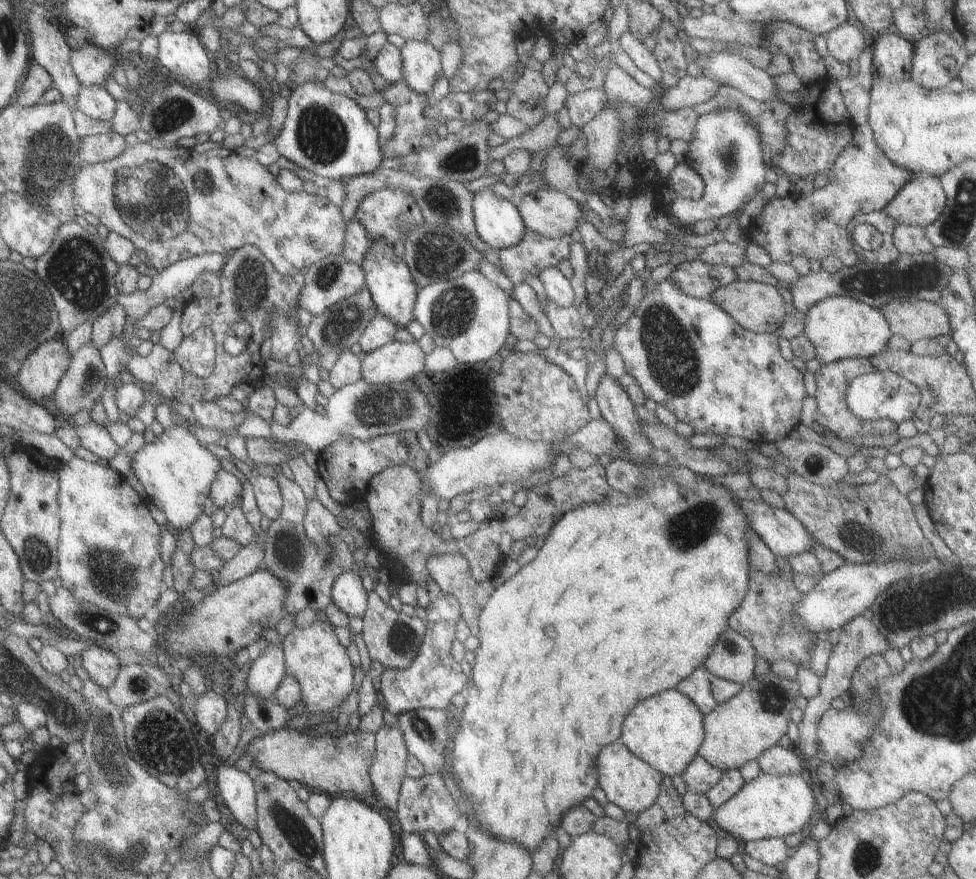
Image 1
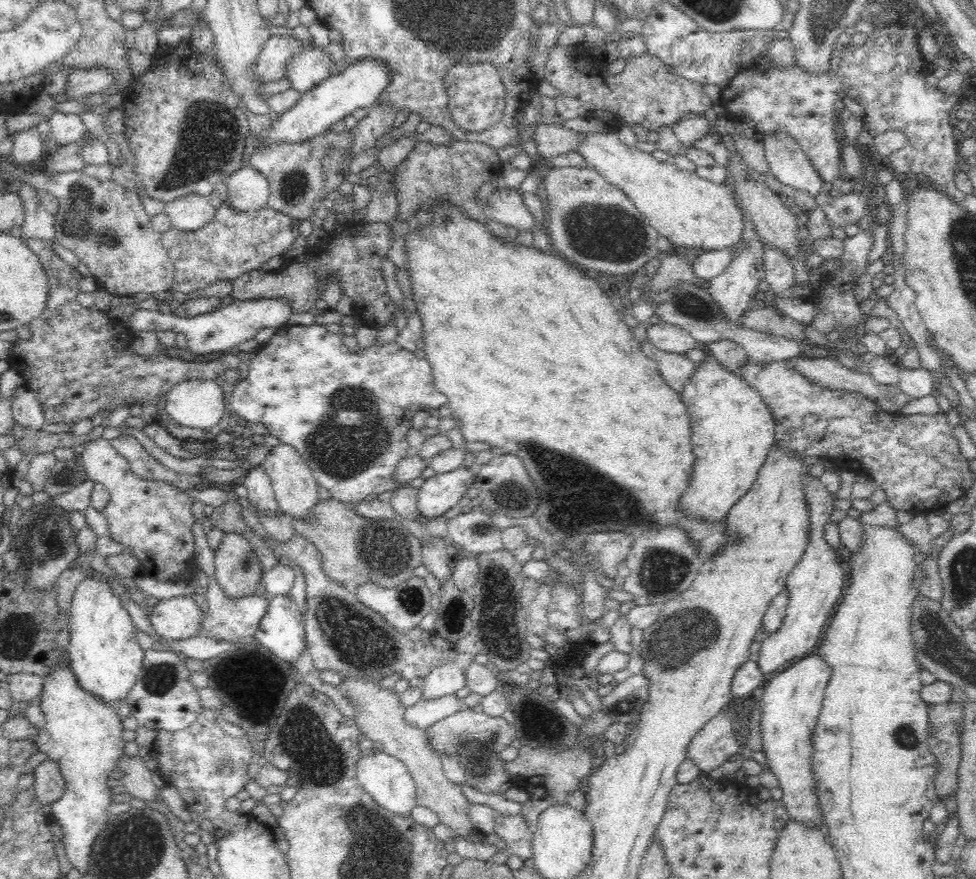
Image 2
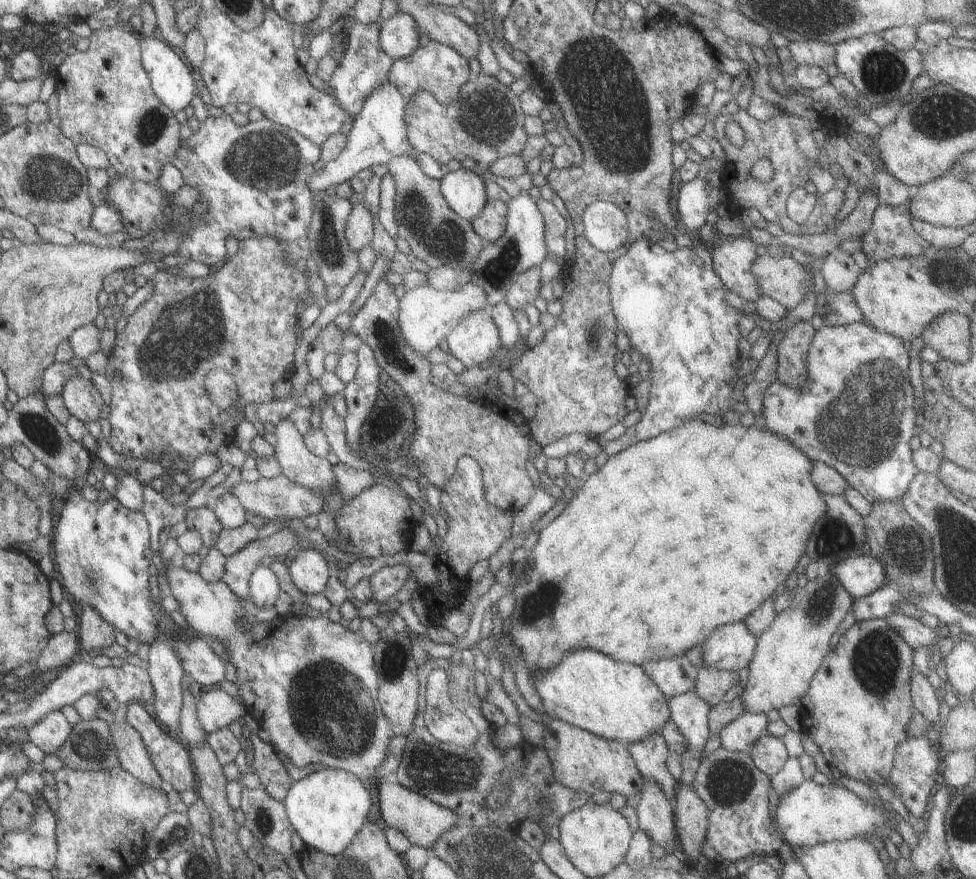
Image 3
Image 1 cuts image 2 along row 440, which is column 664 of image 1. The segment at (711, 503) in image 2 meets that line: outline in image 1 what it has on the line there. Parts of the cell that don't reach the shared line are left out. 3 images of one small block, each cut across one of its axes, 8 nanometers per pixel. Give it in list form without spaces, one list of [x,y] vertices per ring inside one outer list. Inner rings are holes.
[[[675,688],[652,695],[640,702],[624,720],[619,740],[633,755],[641,758],[663,775],[681,775],[683,770],[699,754],[704,740],[703,712]]]

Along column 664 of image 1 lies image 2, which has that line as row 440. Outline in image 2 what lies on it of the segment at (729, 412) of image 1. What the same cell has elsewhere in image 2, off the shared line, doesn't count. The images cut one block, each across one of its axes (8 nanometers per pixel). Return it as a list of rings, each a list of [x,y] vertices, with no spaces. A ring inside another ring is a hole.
[[[290,325],[278,329],[274,336],[263,345],[259,345],[254,351],[255,358],[250,360],[250,370],[247,374],[233,384],[232,392],[228,394],[227,403],[231,412],[240,419],[248,423],[262,424],[266,429],[266,434],[276,436],[281,443],[293,446],[300,456],[308,462],[313,477],[319,486],[326,488],[333,499],[345,503],[358,504],[365,501],[370,494],[382,494],[382,492],[392,492],[402,486],[398,479],[394,479],[394,470],[408,456],[408,442],[406,436],[413,428],[412,418],[420,411],[437,410],[447,405],[447,398],[434,388],[434,381],[431,366],[425,359],[418,359],[416,356],[400,347],[395,341],[379,342],[372,344],[369,348],[364,348],[354,352],[346,348],[342,343],[342,336],[336,328],[326,325]]]

